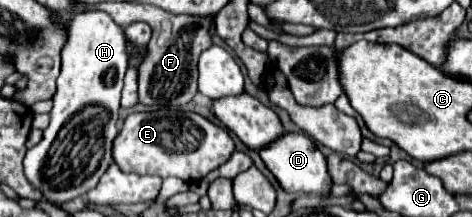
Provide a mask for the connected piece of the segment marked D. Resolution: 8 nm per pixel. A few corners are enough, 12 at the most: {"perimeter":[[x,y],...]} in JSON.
{"perimeter":[[305,132],[259,156],[283,190],[327,196],[327,160]]}

